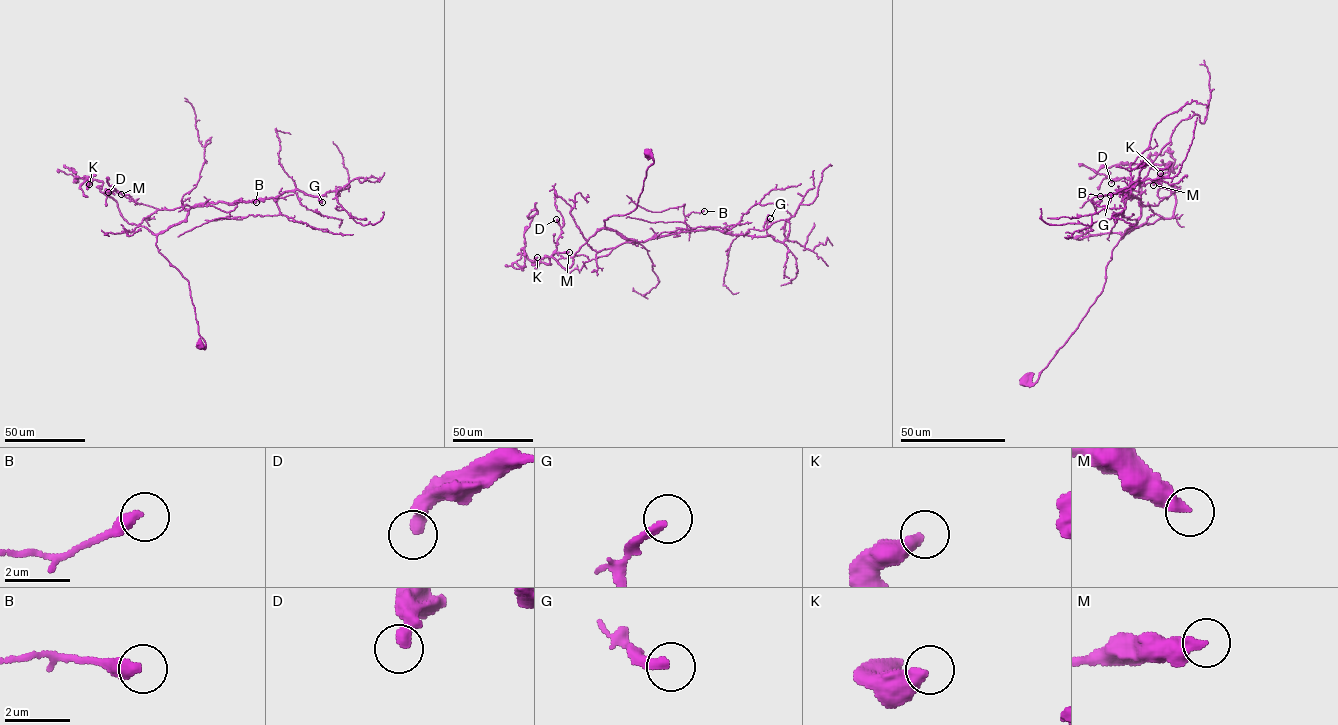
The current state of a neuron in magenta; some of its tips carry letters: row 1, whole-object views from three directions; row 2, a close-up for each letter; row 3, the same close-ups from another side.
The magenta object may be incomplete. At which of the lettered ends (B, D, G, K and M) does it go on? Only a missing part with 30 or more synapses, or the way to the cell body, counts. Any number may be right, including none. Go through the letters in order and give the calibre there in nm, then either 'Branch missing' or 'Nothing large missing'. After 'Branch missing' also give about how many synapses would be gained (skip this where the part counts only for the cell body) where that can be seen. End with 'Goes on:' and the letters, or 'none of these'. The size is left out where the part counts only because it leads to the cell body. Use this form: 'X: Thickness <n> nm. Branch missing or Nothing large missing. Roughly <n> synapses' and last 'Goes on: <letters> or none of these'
B: Thickness 400 nm. Nothing large missing
D: Thickness 400 nm. Nothing large missing
G: Thickness 280 nm. Nothing large missing
K: Thickness 440 nm. Nothing large missing
M: Thickness 440 nm. Nothing large missing
Goes on: none of these

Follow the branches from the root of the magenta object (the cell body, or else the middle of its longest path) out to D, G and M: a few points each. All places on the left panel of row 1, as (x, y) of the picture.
D: (200, 344), (205, 347), (188, 281), (158, 251), (156, 235), (125, 220), (104, 192), (113, 188), (108, 192)
G: (200, 344), (205, 347), (188, 281), (158, 251), (156, 236), (196, 204), (296, 190), (322, 202)
M: (200, 344), (205, 347), (188, 281), (158, 251), (156, 235), (129, 223), (104, 192), (121, 194)

